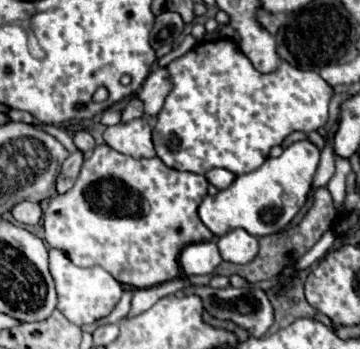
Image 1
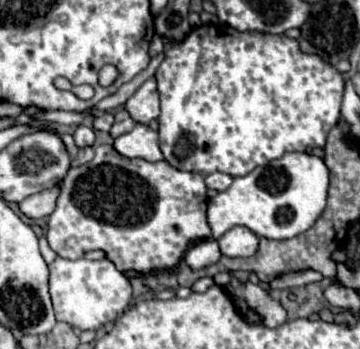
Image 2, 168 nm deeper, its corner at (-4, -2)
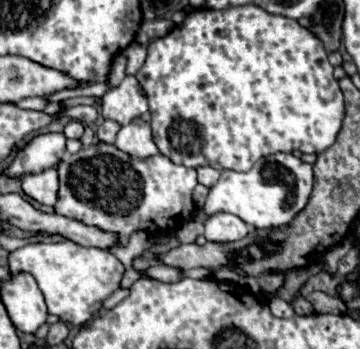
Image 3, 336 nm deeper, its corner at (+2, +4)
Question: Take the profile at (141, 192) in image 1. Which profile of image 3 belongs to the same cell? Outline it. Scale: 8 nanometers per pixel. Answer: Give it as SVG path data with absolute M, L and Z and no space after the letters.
M92 144L76 154L66 154L58 164L60 190L54 212L116 232L120 244L128 244L128 236L136 230L176 230L190 222L196 212L192 190L198 184L196 170L172 164L166 156L156 154L146 160L132 160L126 152L112 144Z

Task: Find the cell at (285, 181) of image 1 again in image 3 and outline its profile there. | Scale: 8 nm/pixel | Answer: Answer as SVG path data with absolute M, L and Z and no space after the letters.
M272 154L258 160L248 172L222 170L220 180L210 188L202 212L214 216L216 212L230 212L254 228L280 228L290 224L308 204L314 186L312 164L292 154Z

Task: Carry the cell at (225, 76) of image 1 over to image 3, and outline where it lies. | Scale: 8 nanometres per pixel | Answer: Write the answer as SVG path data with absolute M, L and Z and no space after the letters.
M238 6L238 8L226 8L226 10L210 10L210 8L200 8L190 12L182 24L174 26L164 38L152 40L148 46L148 58L144 66L136 74L140 86L144 88L148 96L148 106L152 114L152 136L158 146L158 150L170 158L174 164L182 164L188 168L198 168L198 166L212 166L218 170L234 170L234 172L248 172L256 160L262 156L270 156L276 152L314 152L320 154L332 142L336 140L336 134L340 130L342 118L344 118L344 100L342 92L338 86L338 80L334 78L334 66L326 58L326 50L322 42L306 28L302 28L296 20L284 18L284 16L272 16L266 10L258 6Z

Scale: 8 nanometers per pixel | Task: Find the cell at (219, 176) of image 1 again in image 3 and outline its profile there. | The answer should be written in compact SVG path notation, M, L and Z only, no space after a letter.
M202 166L202 168L198 168L198 182L200 184L204 184L204 186L214 186L216 184L216 180L220 178L220 172L216 170L216 168L212 168L212 166Z

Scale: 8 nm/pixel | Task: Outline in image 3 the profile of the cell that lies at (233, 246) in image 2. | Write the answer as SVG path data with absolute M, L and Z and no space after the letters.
M216 214L204 222L204 236L210 242L228 242L228 240L242 240L248 236L248 226L234 214Z

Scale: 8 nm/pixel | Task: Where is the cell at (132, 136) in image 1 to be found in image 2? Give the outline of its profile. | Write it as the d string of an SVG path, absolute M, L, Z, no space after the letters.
M136 124L134 130L116 138L114 148L126 158L142 158L148 162L162 160L162 152L158 146L158 132L154 132L146 124Z

